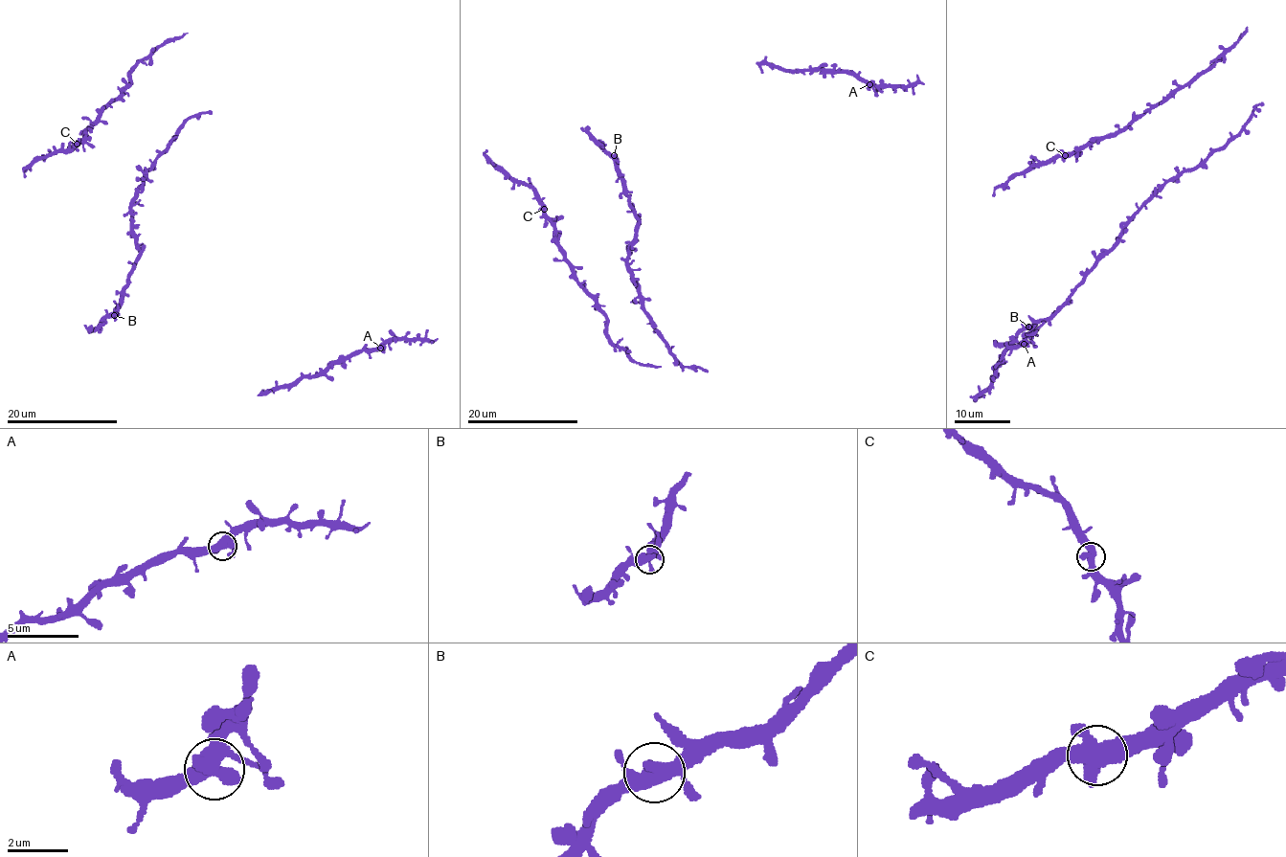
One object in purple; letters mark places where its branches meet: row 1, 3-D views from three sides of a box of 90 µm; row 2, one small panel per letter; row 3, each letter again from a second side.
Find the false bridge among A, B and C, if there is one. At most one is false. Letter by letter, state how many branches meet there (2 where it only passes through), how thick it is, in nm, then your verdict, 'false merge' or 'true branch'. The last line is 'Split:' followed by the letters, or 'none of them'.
A: branches 3; calibre 500 nm; true branch
B: branches 3; calibre 400 nm; true branch
C: branches 3; calibre 500 nm; true branch
Split: none of them

